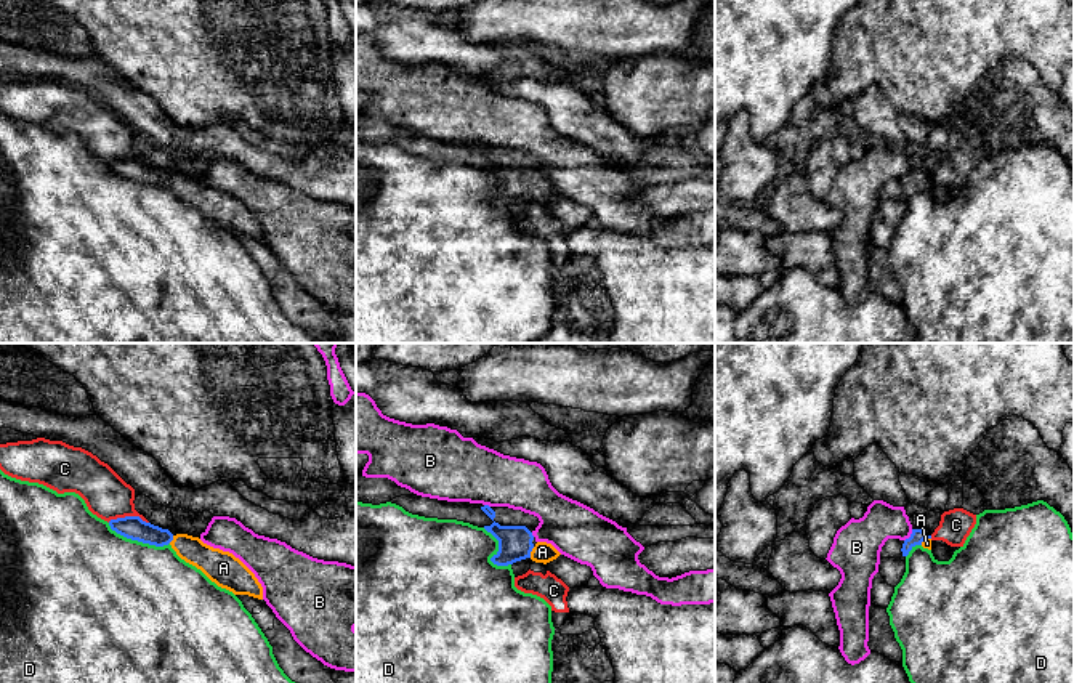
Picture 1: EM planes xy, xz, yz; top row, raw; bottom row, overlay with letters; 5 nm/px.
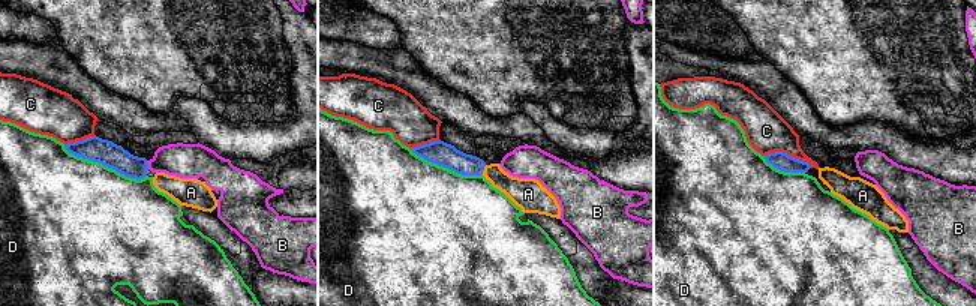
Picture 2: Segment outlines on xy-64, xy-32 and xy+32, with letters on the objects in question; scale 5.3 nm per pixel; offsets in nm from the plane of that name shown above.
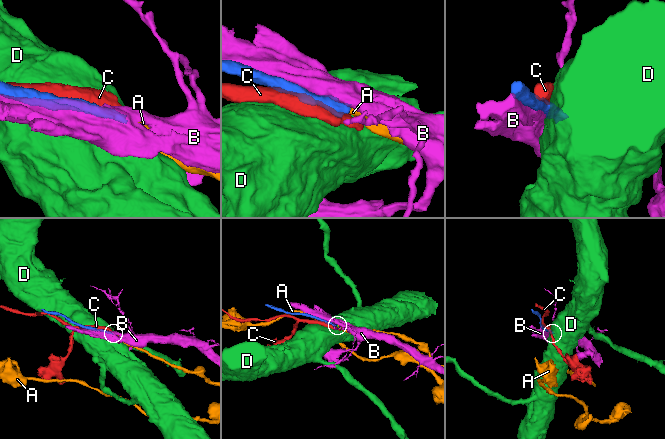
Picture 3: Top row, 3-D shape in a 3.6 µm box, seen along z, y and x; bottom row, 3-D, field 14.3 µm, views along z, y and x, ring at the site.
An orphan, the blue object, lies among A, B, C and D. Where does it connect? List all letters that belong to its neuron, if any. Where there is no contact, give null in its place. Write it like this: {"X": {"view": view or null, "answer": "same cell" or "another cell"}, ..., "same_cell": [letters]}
{"A": {"view": "xz", "answer": "same cell"}, "B": {"view": "yz", "answer": "another cell"}, "C": {"view": "xy", "answer": "another cell"}, "D": {"view": "xy", "answer": "another cell"}, "same_cell": ["A"]}

